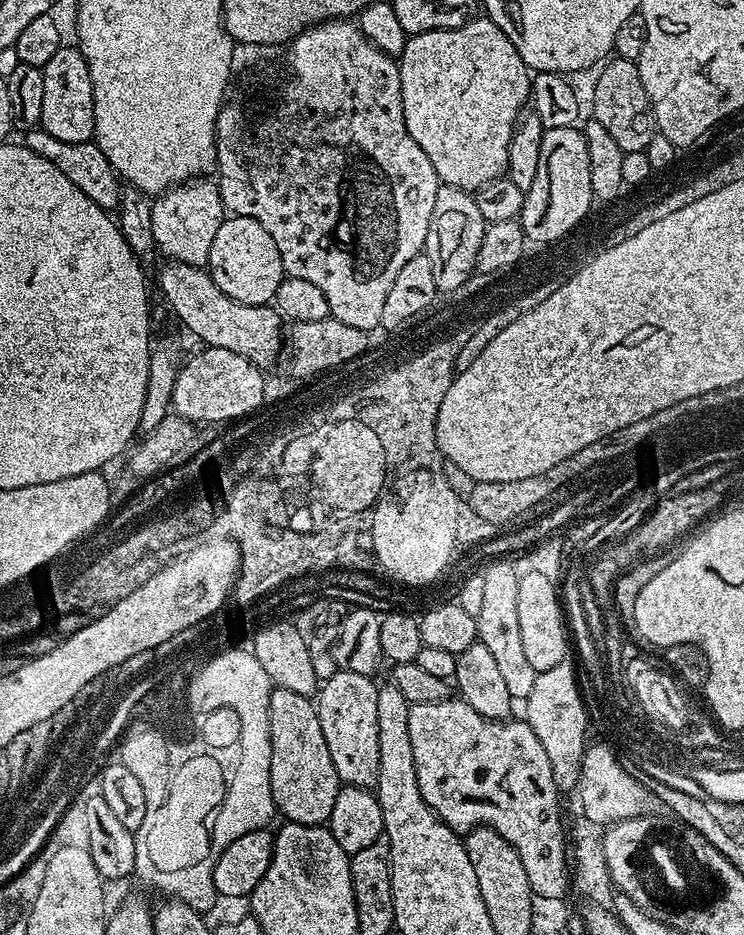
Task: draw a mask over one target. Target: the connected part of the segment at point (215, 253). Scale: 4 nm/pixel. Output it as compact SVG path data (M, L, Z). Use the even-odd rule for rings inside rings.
M229 215L218 234L214 234L214 246L210 246L210 258L206 270L213 282L230 298L243 304L268 304L275 301L278 286L286 277L282 266L282 254L274 246L274 238L254 222L254 218Z

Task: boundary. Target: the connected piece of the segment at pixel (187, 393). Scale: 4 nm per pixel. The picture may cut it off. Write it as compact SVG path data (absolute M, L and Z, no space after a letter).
M221 348L199 349L197 356L192 356L180 365L180 372L174 382L171 411L188 419L197 426L203 424L220 424L226 422L240 422L259 406L264 400L264 376L257 365L250 363L242 354L234 354L234 350L222 350Z

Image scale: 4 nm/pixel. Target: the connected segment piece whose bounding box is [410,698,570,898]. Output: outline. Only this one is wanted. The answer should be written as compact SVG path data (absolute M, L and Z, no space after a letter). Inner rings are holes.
M449 698L433 704L410 707L410 747L414 750L414 770L418 774L418 790L426 798L426 806L454 831L467 834L481 826L498 830L522 858L530 886L536 896L561 898L568 888L570 848L566 840L566 820L560 817L562 793L554 782L550 758L538 742L538 734L523 719L488 720L464 700Z

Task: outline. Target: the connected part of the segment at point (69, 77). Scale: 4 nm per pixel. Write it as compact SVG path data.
M62 46L42 69L42 114L39 127L54 134L61 142L86 142L96 135L94 130L94 90L86 58L79 47Z

